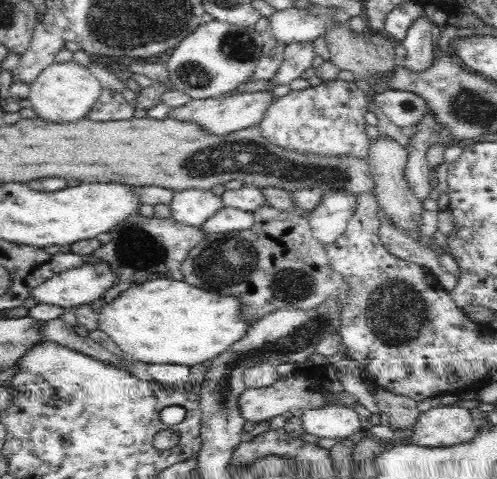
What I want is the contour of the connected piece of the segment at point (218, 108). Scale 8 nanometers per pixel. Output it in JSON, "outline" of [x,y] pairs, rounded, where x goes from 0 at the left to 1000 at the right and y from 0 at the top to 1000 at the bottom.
{"outline":[[[547,190],[475,194],[421,207],[384,205],[370,221],[346,228],[336,244],[362,253],[386,253],[402,261],[406,269],[431,278],[433,284],[459,284],[465,276],[523,259],[523,251],[531,246],[535,230],[551,209]]]}

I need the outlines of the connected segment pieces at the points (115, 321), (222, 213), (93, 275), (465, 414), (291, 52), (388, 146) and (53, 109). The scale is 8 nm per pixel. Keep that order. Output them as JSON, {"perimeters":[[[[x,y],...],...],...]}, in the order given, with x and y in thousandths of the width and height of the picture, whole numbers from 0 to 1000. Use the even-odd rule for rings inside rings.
{"perimeters":[[[[298,585],[284,597],[245,610],[221,633],[209,633],[193,649],[197,687],[207,689],[233,714],[249,739],[296,760],[352,760],[376,766],[429,749],[467,718],[495,701],[495,670],[483,664],[483,628],[471,618],[449,618],[390,601],[368,585]]],[[[471,432],[447,434],[427,457],[406,468],[404,480],[416,491],[499,480],[511,470],[511,451],[503,443]]],[[[169,549],[157,559],[121,568],[62,608],[62,618],[85,635],[131,645],[183,635],[201,624],[235,589],[237,568],[217,549]]],[[[895,839],[843,864],[825,923],[857,935],[901,935],[954,919],[962,902],[940,852]]],[[[628,86],[590,88],[575,94],[571,125],[543,169],[549,184],[561,175],[581,175],[604,163],[608,150],[626,140],[632,121],[632,90]]],[[[777,282],[748,290],[748,301],[740,313],[740,349],[757,384],[751,401],[759,415],[761,428],[773,453],[821,497],[839,501],[847,514],[871,514],[869,495],[857,495],[845,486],[849,472],[851,422],[847,422],[831,399],[823,392],[817,378],[813,355],[817,355],[817,338],[821,338],[821,319],[813,307],[805,305],[799,294],[779,288]]],[[[153,129],[99,134],[58,180],[56,209],[76,246],[107,257],[143,257],[173,246],[185,219],[203,194],[203,171],[181,150],[179,140]]]]}

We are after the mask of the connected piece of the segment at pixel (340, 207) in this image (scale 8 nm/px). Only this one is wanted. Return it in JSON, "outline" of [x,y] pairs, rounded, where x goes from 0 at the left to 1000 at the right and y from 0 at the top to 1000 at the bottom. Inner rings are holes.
{"outline":[[[660,399],[650,422],[626,443],[622,461],[630,495],[650,514],[660,514],[696,482],[716,438],[716,407],[692,399]]]}

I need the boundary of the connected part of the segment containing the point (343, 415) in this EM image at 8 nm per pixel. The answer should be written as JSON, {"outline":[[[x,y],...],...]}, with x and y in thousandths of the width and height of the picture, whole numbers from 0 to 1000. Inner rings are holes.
{"outline":[[[656,846],[612,856],[604,875],[614,904],[640,914],[686,919],[726,898],[730,879],[708,850]]]}

